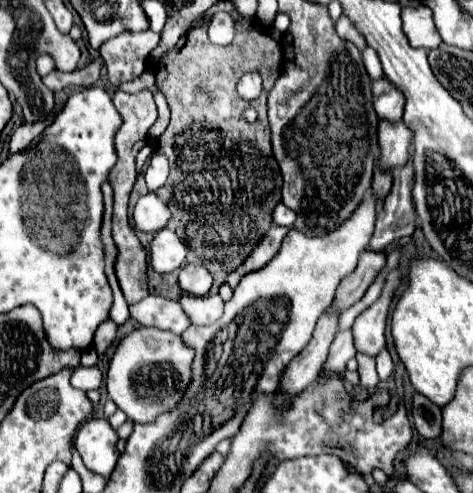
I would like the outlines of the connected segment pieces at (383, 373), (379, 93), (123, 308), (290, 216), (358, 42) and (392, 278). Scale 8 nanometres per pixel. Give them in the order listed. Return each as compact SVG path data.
M383 350L377 356L377 374L379 374L381 382L385 382L393 374L393 362L391 362L391 356L389 356L387 350Z
M387 78L373 82L373 108L381 120L401 120L405 98L393 88Z
M105 268L105 274L107 274L107 280L109 280L109 286L113 290L113 308L109 310L109 318L115 322L115 324L123 324L127 318L129 318L129 308L127 308L127 302L121 294L121 288L117 284L117 278L115 278L115 272L113 268Z
M279 202L273 210L273 222L279 224L279 226L287 226L291 228L293 222L295 222L295 212L291 208L287 208L283 202Z
M341 16L341 20L337 22L337 34L343 38L343 40L349 40L349 42L353 42L357 48L359 48L359 52L363 52L365 48L367 48L367 42L365 42L365 38L351 26L351 22L345 18L345 16Z
M391 270L387 274L387 282L381 292L381 298L355 318L351 332L355 338L357 352L363 352L367 356L377 356L383 350L383 346L385 346L385 320L387 320L389 304L391 304L391 298L393 298L393 292L395 292L399 280L401 280L401 272Z

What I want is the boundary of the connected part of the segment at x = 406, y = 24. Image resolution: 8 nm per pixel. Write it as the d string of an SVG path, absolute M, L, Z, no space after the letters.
M427 6L417 8L403 8L403 32L409 38L409 44L415 48L437 48L443 40L437 32L437 26L433 24L433 12L429 12Z

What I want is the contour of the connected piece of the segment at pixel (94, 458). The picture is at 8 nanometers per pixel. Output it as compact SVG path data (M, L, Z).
M105 418L85 422L75 438L75 448L83 458L83 464L101 476L109 476L117 464L117 434Z

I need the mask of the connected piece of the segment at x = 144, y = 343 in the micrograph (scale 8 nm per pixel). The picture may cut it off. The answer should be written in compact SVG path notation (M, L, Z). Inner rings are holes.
M137 328L119 340L109 362L107 392L119 410L133 422L153 422L155 416L171 410L181 400L191 380L193 348L181 342L181 336L159 328Z

